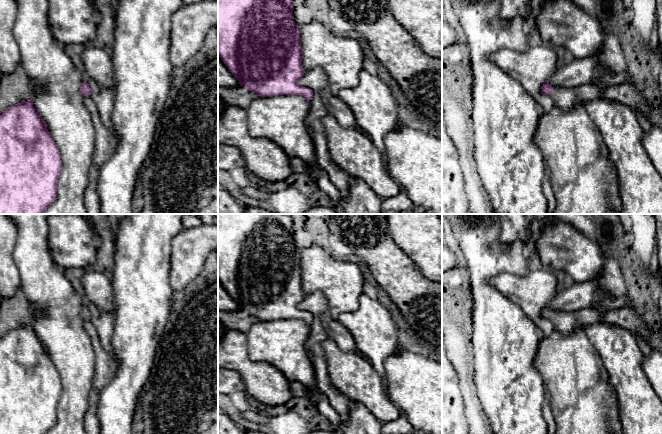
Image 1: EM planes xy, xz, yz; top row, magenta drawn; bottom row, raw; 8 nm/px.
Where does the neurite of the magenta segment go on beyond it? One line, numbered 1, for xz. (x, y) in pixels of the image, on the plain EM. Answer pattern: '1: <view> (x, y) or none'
1: none

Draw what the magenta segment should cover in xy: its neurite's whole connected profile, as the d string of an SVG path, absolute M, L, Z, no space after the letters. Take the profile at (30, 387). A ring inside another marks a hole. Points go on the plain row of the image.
M33 316L28 325L21 325L0 339L0 434L46 434L57 422L57 405L62 394L61 379L46 347L33 330L32 322Z

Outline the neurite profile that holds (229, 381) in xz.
M218 369L218 393L245 392L243 380L238 372L231 369Z

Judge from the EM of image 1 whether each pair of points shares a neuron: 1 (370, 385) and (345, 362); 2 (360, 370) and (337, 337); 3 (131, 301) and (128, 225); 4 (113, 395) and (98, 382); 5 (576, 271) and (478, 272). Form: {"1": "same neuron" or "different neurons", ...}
{"1": "same neuron", "2": "different neurons", "3": "same neuron", "4": "different neurons", "5": "different neurons"}

